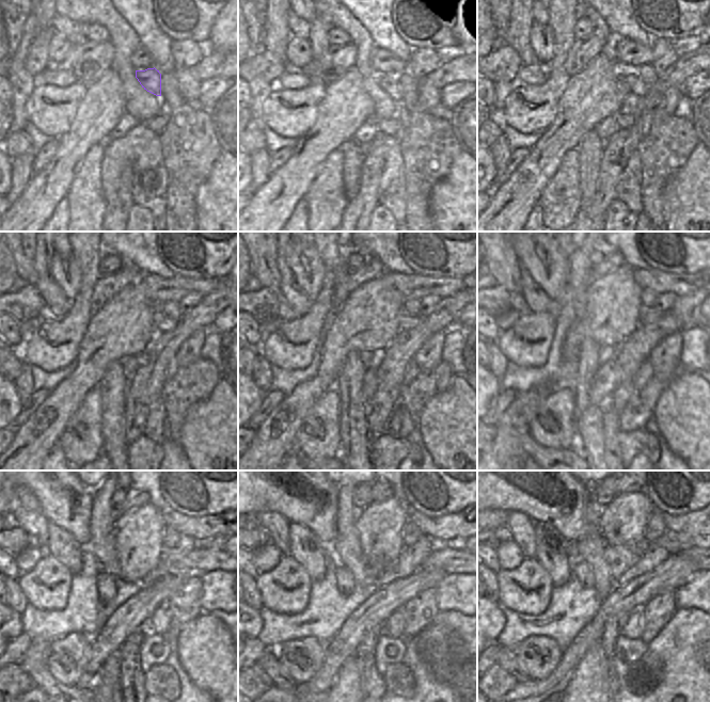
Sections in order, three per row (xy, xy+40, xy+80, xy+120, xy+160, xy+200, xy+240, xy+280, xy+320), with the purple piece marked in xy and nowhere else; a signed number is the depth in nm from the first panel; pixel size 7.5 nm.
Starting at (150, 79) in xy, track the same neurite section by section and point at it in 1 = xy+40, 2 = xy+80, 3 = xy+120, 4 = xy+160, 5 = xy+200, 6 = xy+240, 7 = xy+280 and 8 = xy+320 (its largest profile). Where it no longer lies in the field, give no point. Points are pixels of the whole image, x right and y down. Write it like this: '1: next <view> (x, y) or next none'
1: next xy+40 (390, 81)
2: next xy+80 (635, 85)
3: next xy+120 (161, 325)
4: next xy+160 (401, 325)
5: next xy+200 (668, 323)
6: next xy+240 (203, 560)
7: next xy+280 (455, 559)
8: next xy+320 (694, 554)

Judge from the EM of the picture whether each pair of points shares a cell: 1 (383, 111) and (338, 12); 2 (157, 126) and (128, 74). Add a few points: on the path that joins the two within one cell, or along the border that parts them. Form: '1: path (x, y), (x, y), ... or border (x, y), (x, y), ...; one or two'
1: path (373, 86), (364, 67), (364, 42), (360, 36); one
2: border (161, 112), (148, 118), (143, 118), (140, 122); two

